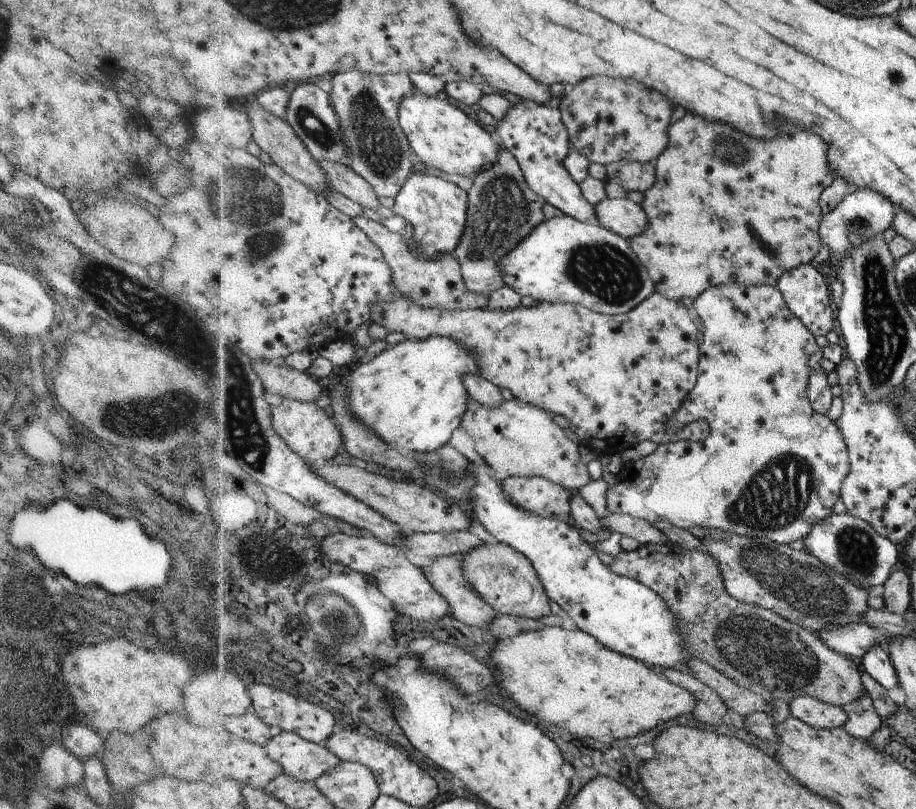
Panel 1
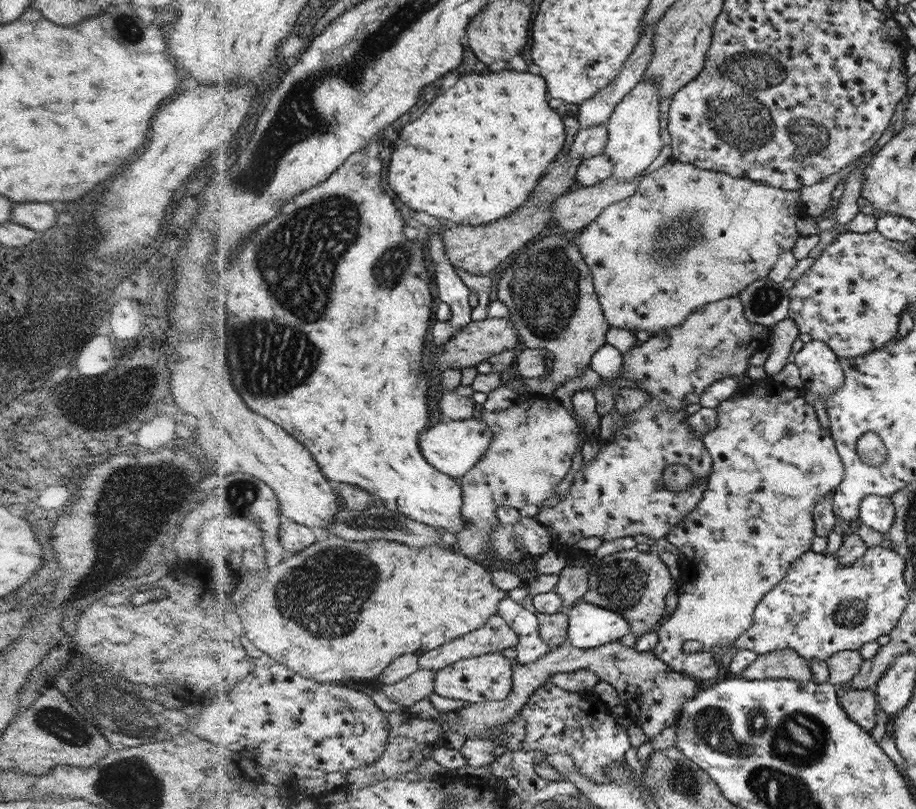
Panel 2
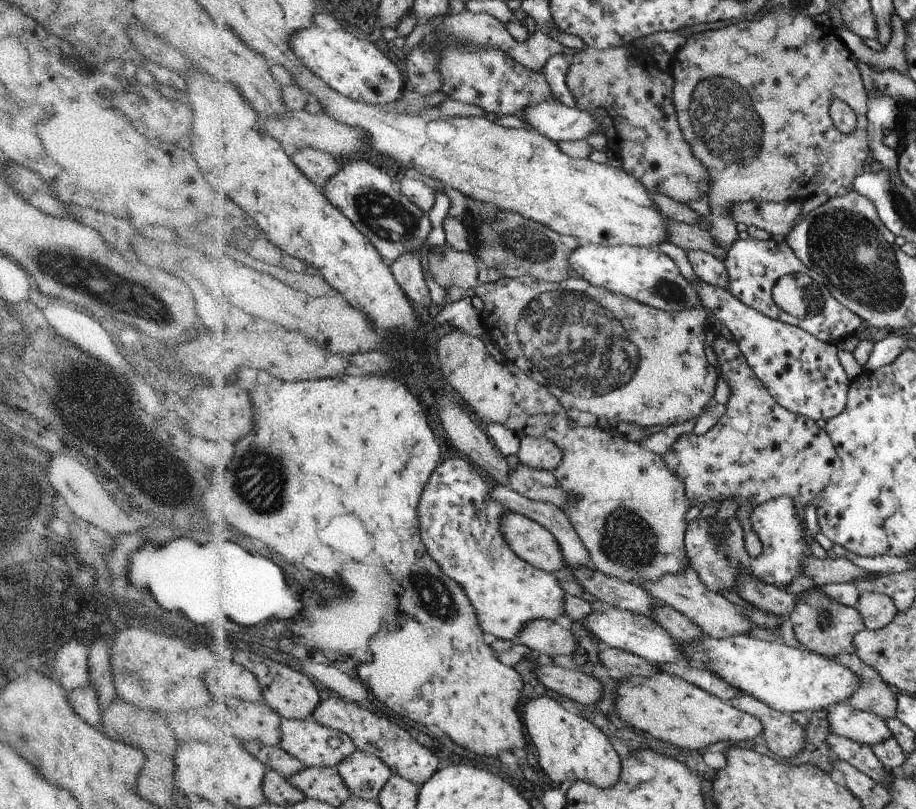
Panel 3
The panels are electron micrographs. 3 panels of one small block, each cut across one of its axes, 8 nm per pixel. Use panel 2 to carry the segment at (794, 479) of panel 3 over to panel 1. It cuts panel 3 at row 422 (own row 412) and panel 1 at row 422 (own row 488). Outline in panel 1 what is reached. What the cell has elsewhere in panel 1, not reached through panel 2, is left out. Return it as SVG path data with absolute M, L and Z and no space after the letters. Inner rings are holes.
M737 285L712 287L693 302L692 309L700 316L704 346L700 346L700 386L692 390L692 398L688 398L688 406L706 406L706 422L712 426L712 434L702 442L680 441L662 443L646 457L634 462L633 475L630 480L617 481L617 484L607 490L607 507L610 513L624 513L637 519L644 519L652 524L655 520L666 519L674 526L688 530L693 526L707 529L732 531L736 534L762 538L770 536L776 544L788 545L800 540L811 532L818 521L823 521L832 514L834 504L842 496L842 486L850 470L847 443L839 431L836 422L814 411L814 406L808 395L809 381L812 374L821 368L822 350L816 344L812 333L802 324L802 321L792 314L786 306L782 293L777 286L762 285L759 287L738 287Z

